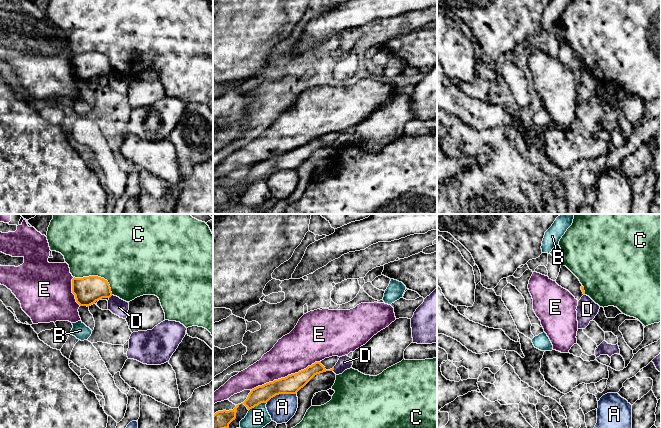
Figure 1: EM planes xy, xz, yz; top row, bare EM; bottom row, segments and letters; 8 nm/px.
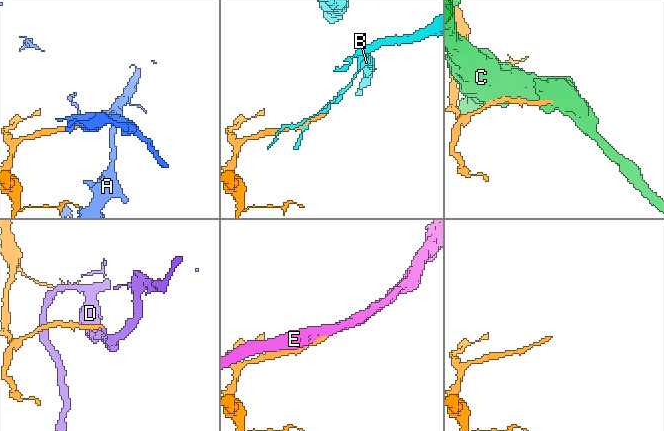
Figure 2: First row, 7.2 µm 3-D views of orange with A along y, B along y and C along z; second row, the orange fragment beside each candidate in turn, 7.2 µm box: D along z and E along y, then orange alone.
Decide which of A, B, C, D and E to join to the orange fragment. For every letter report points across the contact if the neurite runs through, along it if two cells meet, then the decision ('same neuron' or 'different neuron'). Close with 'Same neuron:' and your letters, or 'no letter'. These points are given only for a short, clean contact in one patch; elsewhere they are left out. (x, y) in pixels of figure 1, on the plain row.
A: different neuron
B: different neuron
C: different neuron
D: along xz (334, 143), (332, 146) | different neuron
E: different neuron
Same neuron: no letter

